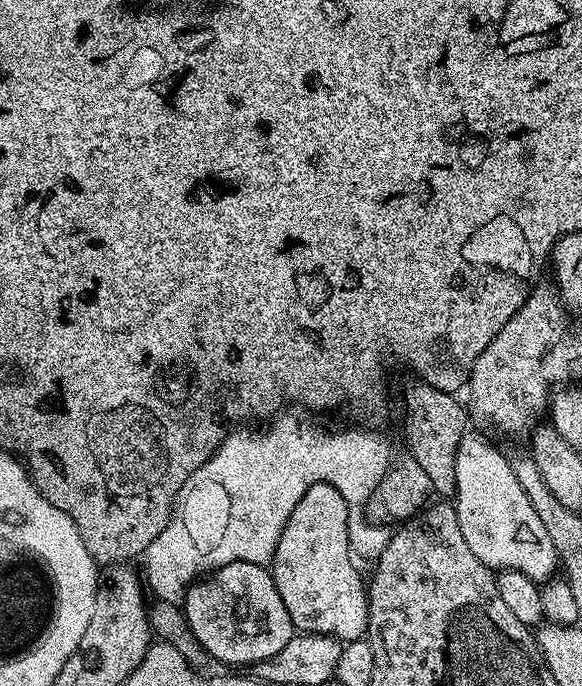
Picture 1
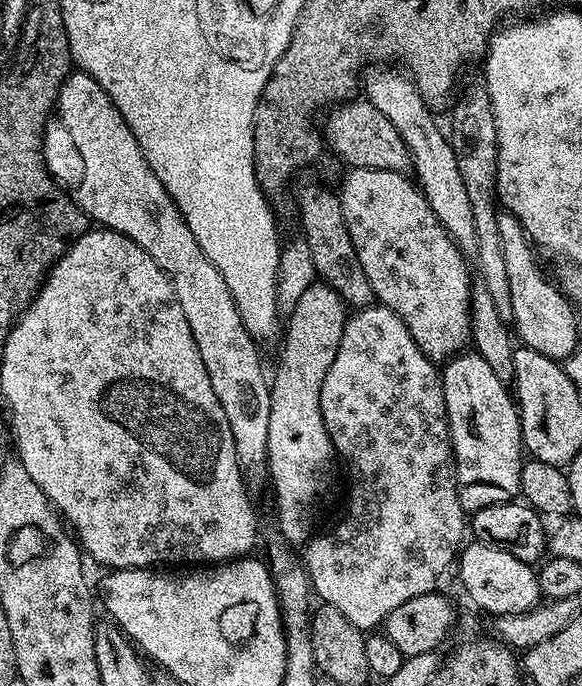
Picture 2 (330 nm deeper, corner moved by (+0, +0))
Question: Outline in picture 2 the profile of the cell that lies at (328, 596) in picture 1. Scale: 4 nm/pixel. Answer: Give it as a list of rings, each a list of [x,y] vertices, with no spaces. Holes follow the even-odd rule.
[[[313,282],[309,289],[302,294],[302,298],[298,299],[292,312],[287,313],[286,323],[282,328],[282,341],[284,345],[280,348],[280,365],[276,368],[276,377],[273,375],[270,380],[272,397],[270,398],[270,438],[268,439],[268,467],[267,473],[270,475],[270,484],[272,480],[272,488],[276,491],[276,522],[280,526],[279,535],[283,537],[287,543],[293,546],[303,546],[312,539],[316,520],[312,515],[316,512],[316,503],[320,500],[320,495],[328,488],[328,483],[332,480],[332,460],[337,459],[336,450],[330,442],[330,434],[326,430],[326,422],[322,418],[322,406],[320,405],[320,395],[322,394],[322,382],[326,382],[326,374],[330,370],[330,365],[334,362],[334,358],[338,354],[338,346],[342,342],[342,330],[346,319],[346,305],[342,297],[333,290],[329,284],[323,282]]]

